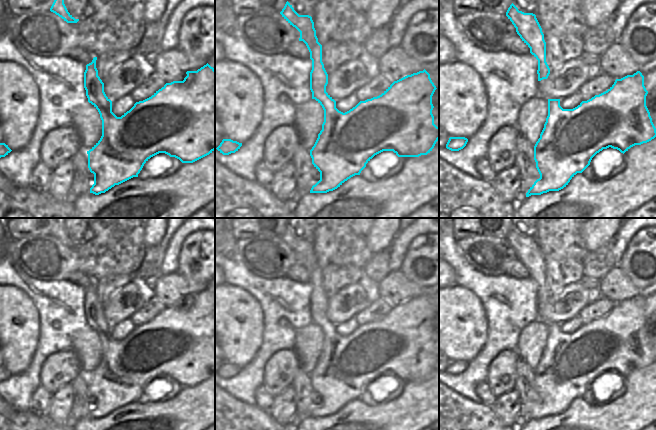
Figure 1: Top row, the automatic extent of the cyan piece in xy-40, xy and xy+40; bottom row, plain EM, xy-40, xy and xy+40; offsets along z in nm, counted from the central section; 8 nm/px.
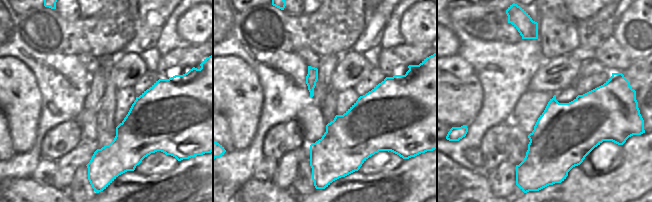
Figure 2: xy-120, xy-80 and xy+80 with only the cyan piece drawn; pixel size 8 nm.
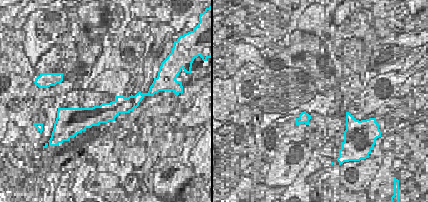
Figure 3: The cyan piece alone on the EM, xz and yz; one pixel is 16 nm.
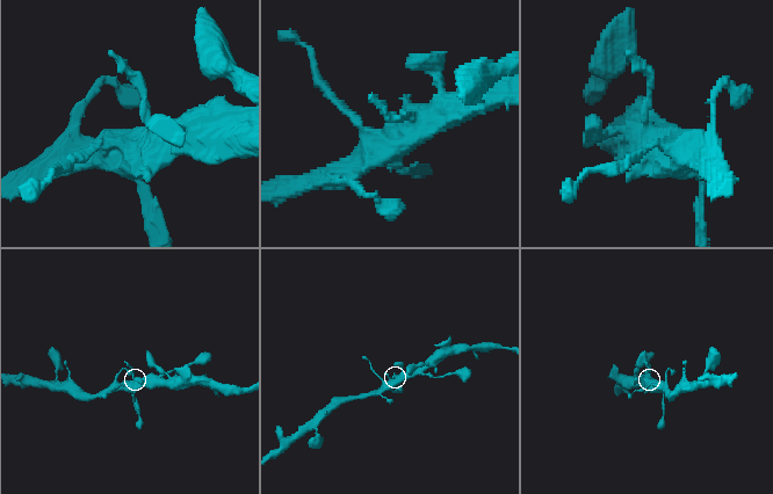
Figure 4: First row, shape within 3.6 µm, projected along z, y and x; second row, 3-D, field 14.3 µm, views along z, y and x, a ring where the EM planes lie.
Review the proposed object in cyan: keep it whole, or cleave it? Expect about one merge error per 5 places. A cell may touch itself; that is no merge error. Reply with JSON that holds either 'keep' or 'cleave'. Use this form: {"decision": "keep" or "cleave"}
{"decision": "keep"}

